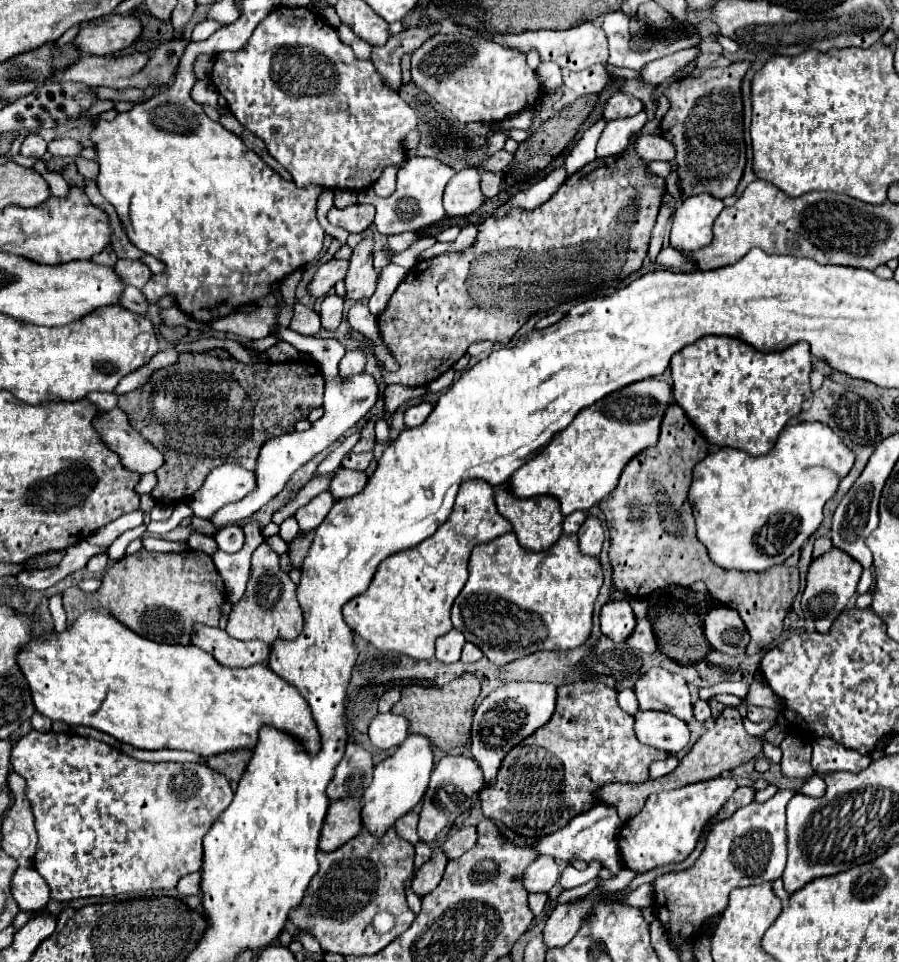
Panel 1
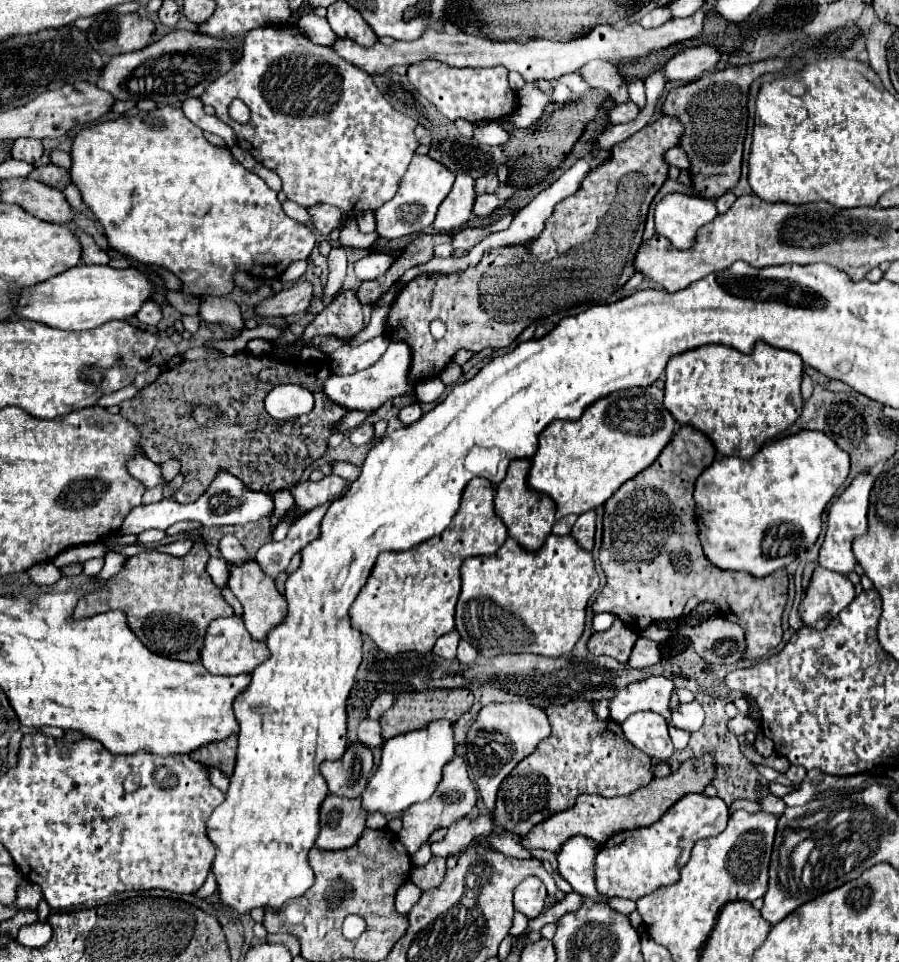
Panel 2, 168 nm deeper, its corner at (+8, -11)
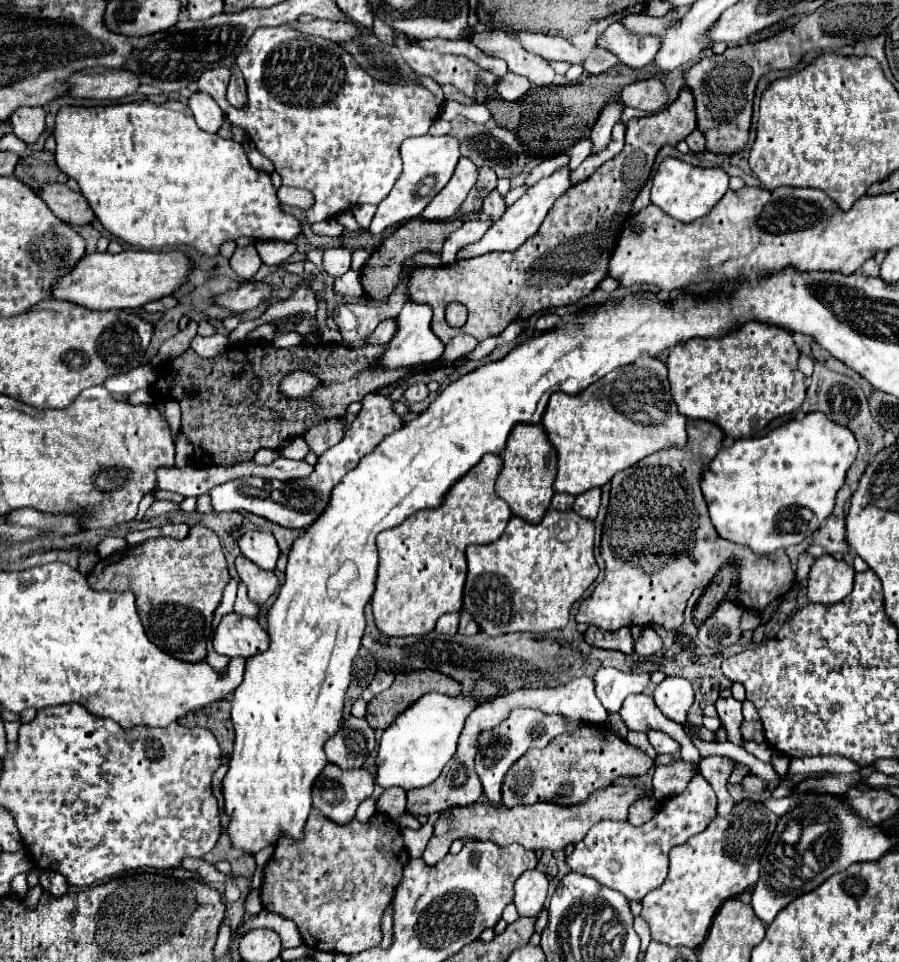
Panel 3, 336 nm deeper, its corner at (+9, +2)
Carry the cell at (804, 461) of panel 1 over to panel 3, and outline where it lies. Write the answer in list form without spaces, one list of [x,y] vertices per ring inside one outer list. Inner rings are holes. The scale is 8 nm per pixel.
[[[811,412],[761,438],[741,438],[721,448],[701,474],[711,522],[721,538],[743,544],[759,556],[801,544],[831,514],[835,494],[857,456],[851,430]]]

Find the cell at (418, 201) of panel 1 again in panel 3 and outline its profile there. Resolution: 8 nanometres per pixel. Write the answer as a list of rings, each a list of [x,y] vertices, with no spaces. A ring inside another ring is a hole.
[[[431,134],[407,138],[401,146],[401,158],[403,158],[403,172],[397,178],[389,196],[377,206],[377,212],[369,226],[371,234],[381,234],[389,226],[421,216],[425,206],[445,188],[445,184],[453,176],[453,170],[459,160],[459,142],[455,142],[455,138],[449,136],[431,136]]]

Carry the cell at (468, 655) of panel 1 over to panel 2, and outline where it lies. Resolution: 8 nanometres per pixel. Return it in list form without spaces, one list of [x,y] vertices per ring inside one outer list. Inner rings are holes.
[[[460,641],[460,645],[458,645],[460,663],[472,663],[476,657],[478,657],[478,651],[468,641]]]

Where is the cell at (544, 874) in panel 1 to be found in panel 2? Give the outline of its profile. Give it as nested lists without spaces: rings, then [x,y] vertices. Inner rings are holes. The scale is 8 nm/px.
[[[538,877],[524,879],[514,891],[514,907],[528,919],[534,919],[542,913],[546,899],[546,887]]]

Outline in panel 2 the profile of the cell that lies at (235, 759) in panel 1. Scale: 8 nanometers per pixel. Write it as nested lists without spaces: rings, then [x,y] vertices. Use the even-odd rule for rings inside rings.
[[[230,735],[228,739],[208,743],[200,749],[200,755],[192,755],[196,761],[202,761],[210,767],[220,769],[224,775],[232,775],[234,761],[236,761],[236,735]]]

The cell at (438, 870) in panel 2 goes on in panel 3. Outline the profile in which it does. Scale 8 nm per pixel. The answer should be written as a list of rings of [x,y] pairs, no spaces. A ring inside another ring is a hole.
[[[607,786],[601,790],[595,790],[585,802],[577,806],[559,806],[559,804],[533,804],[533,806],[493,806],[493,804],[471,804],[457,810],[447,810],[441,814],[441,818],[435,824],[435,832],[423,852],[425,864],[433,866],[439,860],[443,860],[449,852],[449,846],[453,840],[489,840],[497,846],[509,846],[509,844],[521,844],[527,850],[537,848],[549,848],[549,850],[565,850],[567,844],[583,840],[583,836],[601,820],[627,820],[627,810],[633,802],[639,798],[651,798],[653,788],[645,786]]]

